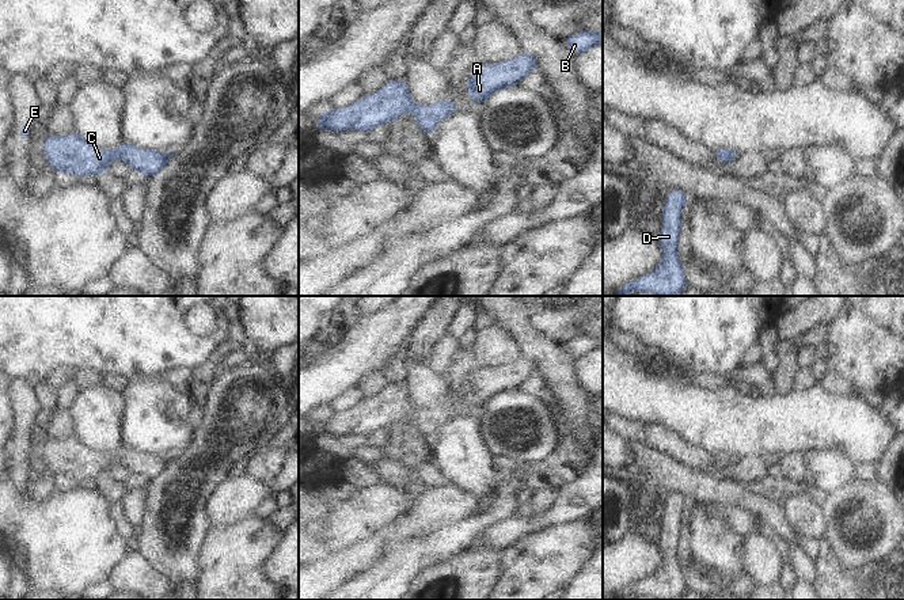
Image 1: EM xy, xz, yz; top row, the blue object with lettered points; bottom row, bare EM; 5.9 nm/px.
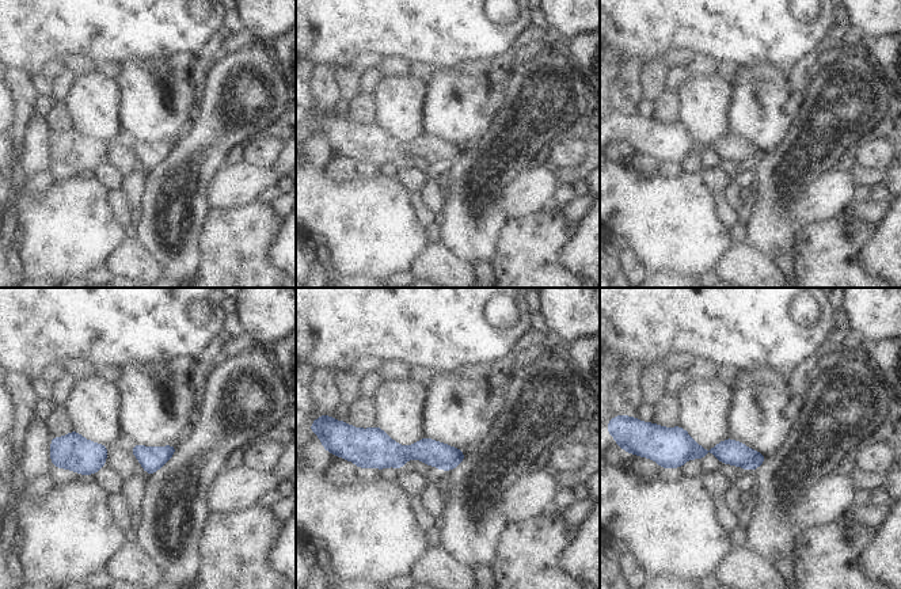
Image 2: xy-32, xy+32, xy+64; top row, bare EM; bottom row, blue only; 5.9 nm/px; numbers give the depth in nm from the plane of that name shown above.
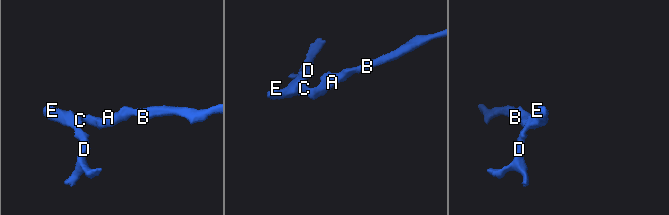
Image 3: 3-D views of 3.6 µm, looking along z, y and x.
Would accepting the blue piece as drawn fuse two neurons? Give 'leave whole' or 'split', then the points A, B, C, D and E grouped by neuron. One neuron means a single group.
leave whole; A B C D E

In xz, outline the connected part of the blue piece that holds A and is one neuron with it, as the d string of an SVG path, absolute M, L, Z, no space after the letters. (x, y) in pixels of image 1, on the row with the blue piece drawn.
M521 53L498 64L478 67L466 81L471 102L481 103L501 88L519 86L519 81L539 67L539 60Z

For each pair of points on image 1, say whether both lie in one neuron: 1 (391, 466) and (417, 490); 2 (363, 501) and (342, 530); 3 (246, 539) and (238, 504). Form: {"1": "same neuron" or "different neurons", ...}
{"1": "same neuron", "2": "same neuron", "3": "different neurons"}

